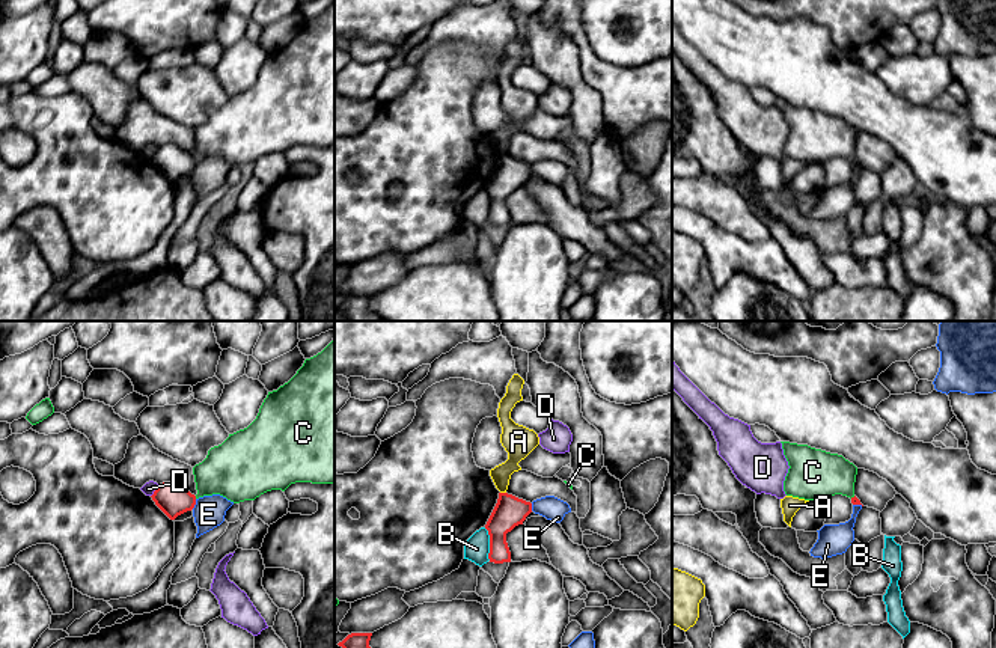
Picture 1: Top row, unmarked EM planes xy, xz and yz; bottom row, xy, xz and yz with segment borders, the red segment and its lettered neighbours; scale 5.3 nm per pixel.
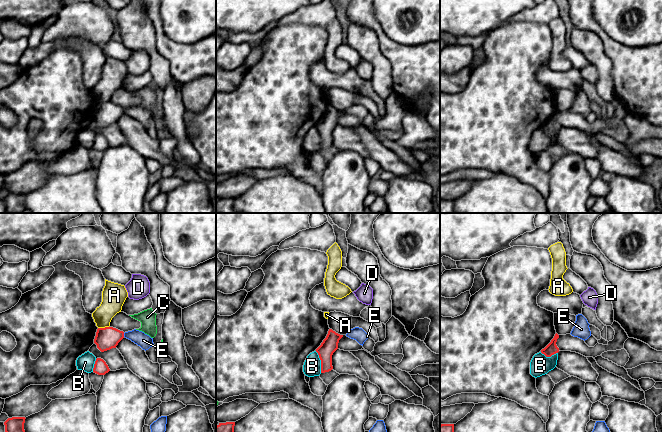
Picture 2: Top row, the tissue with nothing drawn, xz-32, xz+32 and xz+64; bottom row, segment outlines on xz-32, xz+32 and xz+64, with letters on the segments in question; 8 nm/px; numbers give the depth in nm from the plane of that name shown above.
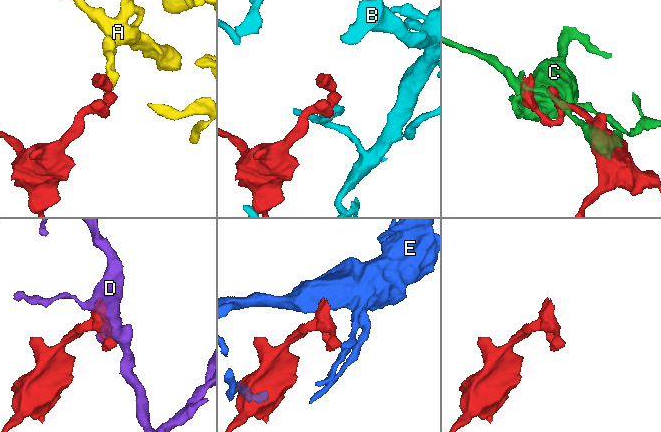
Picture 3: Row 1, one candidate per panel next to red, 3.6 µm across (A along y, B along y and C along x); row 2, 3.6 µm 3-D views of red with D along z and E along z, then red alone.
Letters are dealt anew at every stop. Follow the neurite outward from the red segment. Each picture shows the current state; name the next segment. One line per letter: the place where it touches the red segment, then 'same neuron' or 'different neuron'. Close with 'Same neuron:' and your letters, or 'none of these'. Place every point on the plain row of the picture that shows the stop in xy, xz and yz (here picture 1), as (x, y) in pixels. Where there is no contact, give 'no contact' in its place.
A: xz (504, 155) | different neuron
B: xz (490, 207) | different neuron
C: yz (852, 160) | different neuron
D: xy (154, 154) | different neuron
E: xy (195, 166) | different neuron
Same neuron: none of these

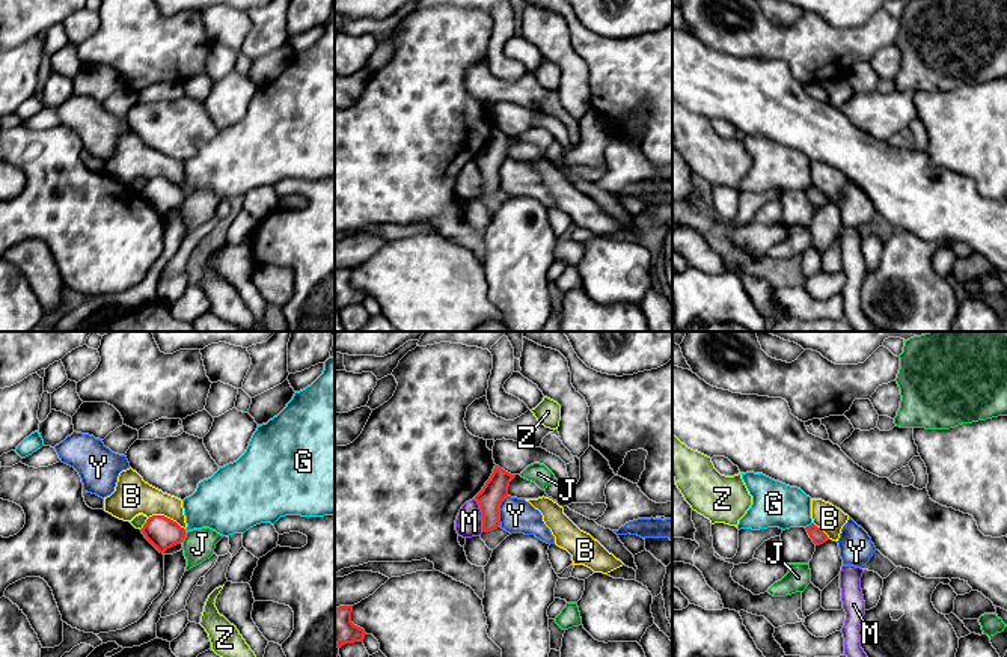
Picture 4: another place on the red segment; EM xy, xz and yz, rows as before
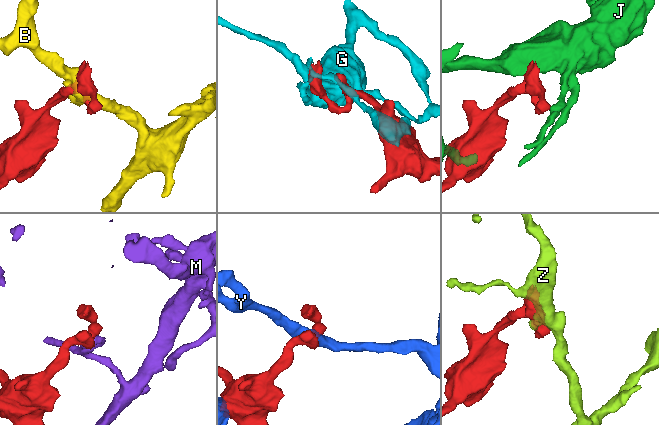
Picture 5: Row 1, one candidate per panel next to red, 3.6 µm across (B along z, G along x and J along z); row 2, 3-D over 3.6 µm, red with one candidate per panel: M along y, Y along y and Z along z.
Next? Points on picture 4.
B: xy (166, 180) | different neuron
G: yz (810, 187) | different neuron
J: xy (184, 199) | different neuron
M: xz (483, 178) | different neuron
Y: xz (498, 172) | different neuron
Z: xy (143, 187) | different neuron
Same neuron: none of these

